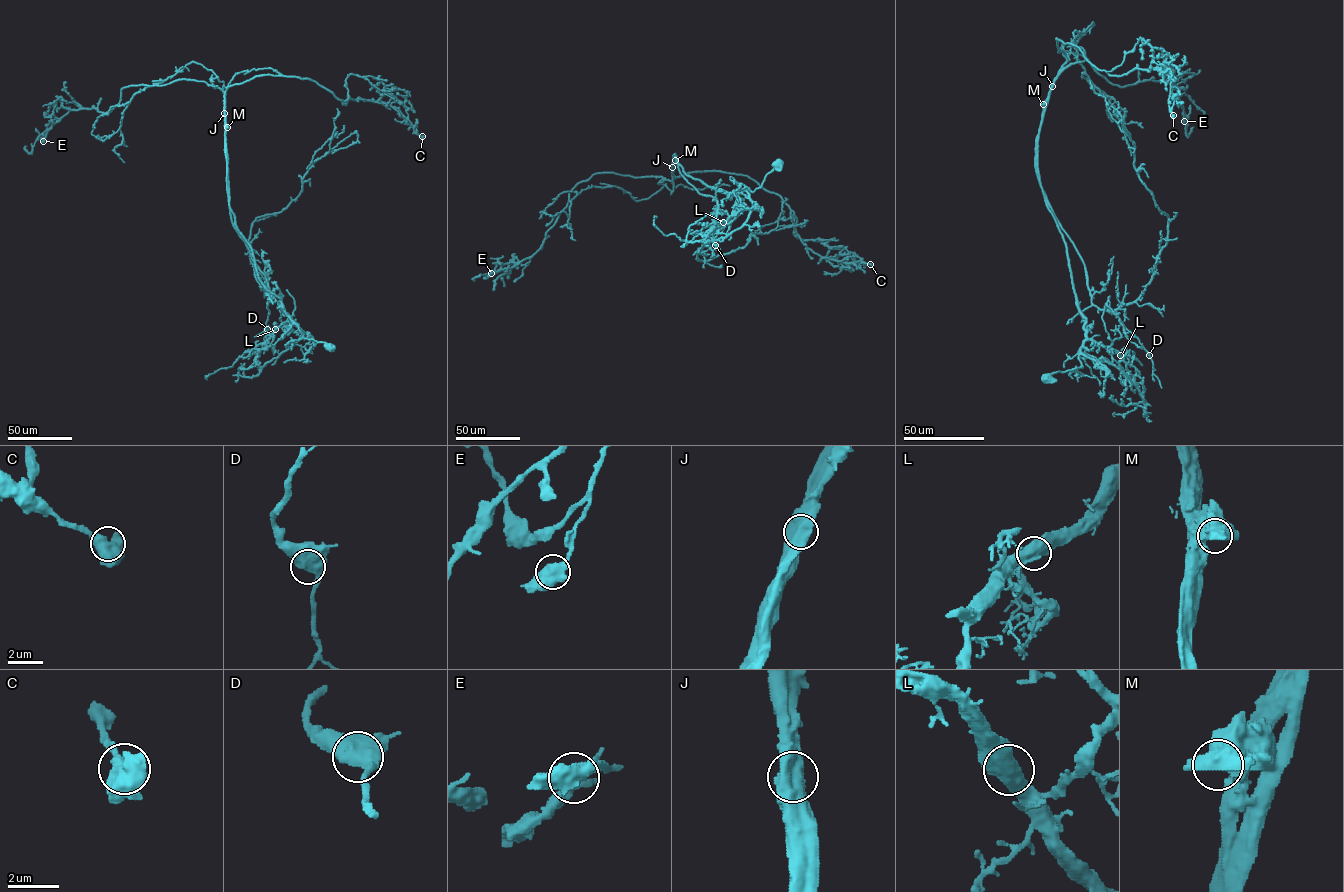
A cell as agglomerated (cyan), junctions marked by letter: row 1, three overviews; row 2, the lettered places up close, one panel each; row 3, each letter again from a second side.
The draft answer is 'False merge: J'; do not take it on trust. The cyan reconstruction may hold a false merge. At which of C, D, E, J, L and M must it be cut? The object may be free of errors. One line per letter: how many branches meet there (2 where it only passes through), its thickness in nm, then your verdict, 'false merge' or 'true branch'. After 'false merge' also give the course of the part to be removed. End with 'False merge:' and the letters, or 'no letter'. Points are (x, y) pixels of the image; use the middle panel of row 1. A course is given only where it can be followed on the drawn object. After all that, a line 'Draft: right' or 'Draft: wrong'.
C: 2 | 700 nm | true branch
D: 2 | 750 nm | true branch
E: 2 | 700 nm | true branch
J: 2 | 800 nm | false merge | (672, 167), (675, 154), (680, 173), (717, 202), (699, 260), (774, 230), (785, 197)
L: 2 | 650 nm | true branch
M: 2 | 650 nm | true branch
False merge: J
Draft: right

